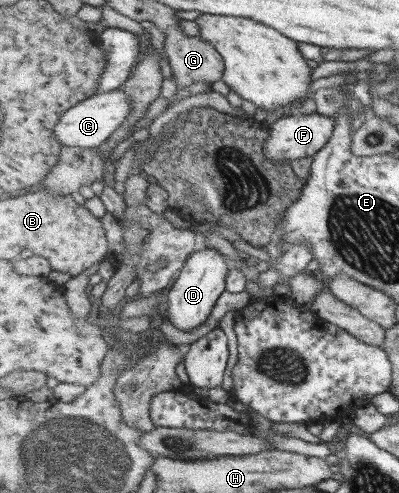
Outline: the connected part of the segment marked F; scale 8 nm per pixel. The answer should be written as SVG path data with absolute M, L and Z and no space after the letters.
M317 112L282 117L270 125L265 154L275 162L314 157L330 141L335 123Z

